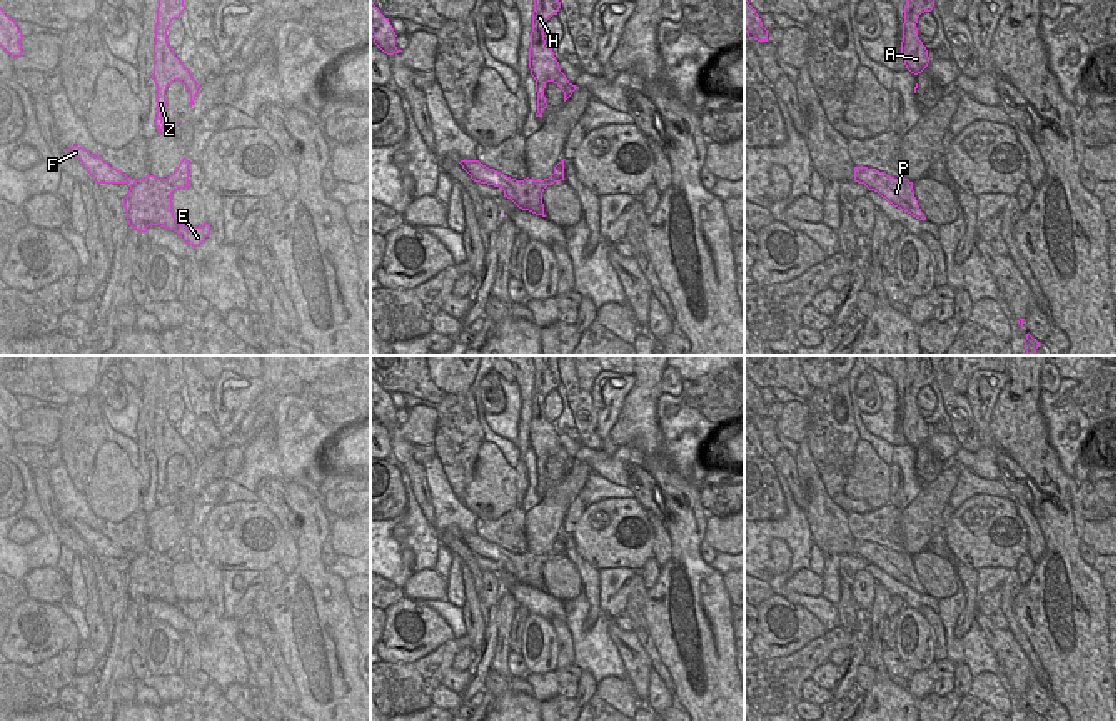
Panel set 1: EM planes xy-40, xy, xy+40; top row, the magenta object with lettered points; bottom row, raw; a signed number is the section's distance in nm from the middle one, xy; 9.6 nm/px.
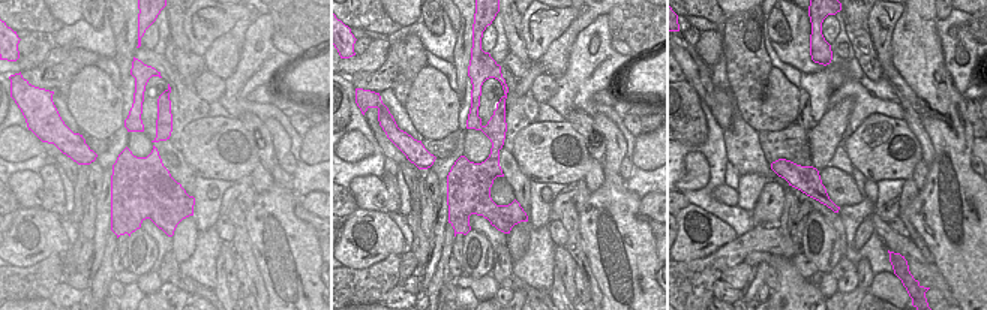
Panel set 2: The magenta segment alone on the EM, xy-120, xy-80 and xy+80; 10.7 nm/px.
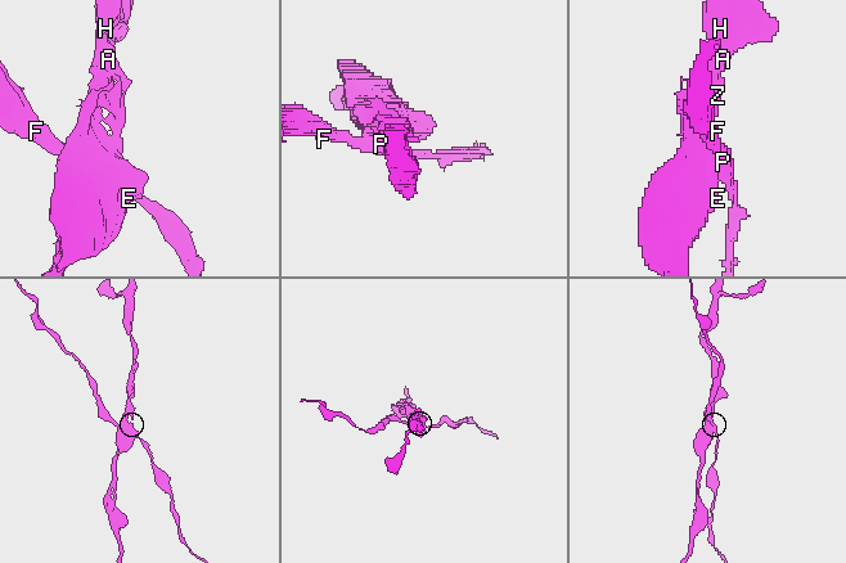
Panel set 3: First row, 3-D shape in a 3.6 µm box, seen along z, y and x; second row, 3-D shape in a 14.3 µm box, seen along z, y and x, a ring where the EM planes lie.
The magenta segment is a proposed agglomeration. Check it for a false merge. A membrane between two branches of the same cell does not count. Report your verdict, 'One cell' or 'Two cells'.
Two cells.

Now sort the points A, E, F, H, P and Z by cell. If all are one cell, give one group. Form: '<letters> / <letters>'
A E H Z / F P

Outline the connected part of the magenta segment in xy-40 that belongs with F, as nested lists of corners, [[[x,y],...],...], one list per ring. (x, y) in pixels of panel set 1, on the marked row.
[[[73,145],[68,150],[88,170],[92,179],[98,184],[135,184],[135,179],[127,177],[123,172],[112,169],[98,155],[88,154],[85,149]]]

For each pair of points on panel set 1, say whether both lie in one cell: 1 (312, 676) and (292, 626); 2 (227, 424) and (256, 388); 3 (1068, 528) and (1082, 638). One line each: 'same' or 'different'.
1: same
2: same
3: same

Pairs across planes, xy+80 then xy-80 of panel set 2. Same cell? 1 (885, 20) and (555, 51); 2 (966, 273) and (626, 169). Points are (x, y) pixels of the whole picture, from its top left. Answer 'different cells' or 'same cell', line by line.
1: different cells
2: different cells

